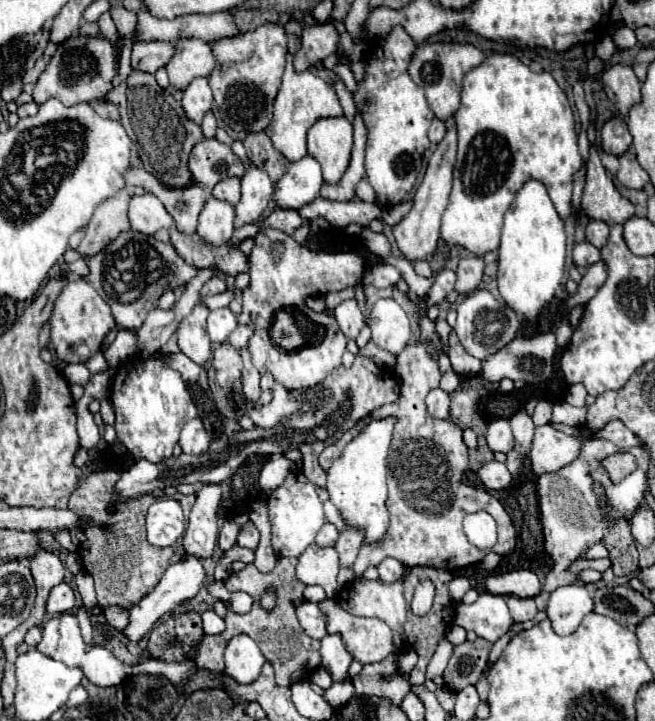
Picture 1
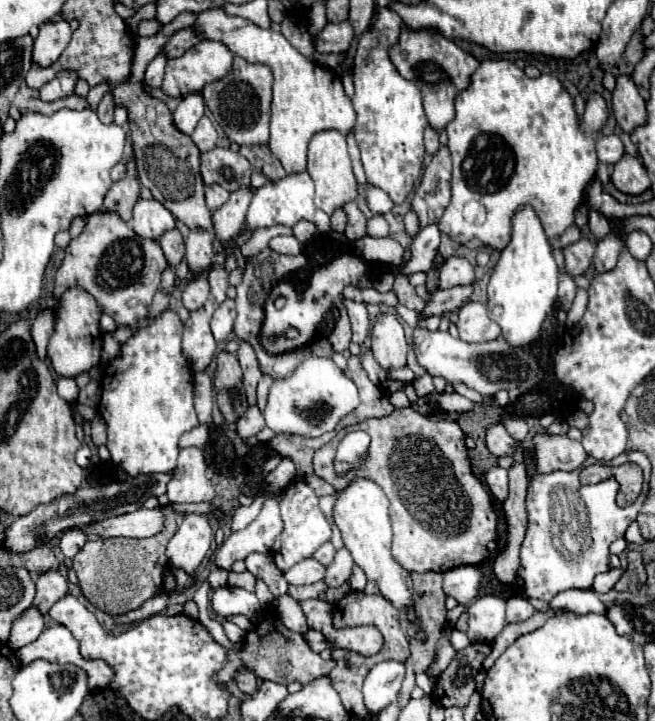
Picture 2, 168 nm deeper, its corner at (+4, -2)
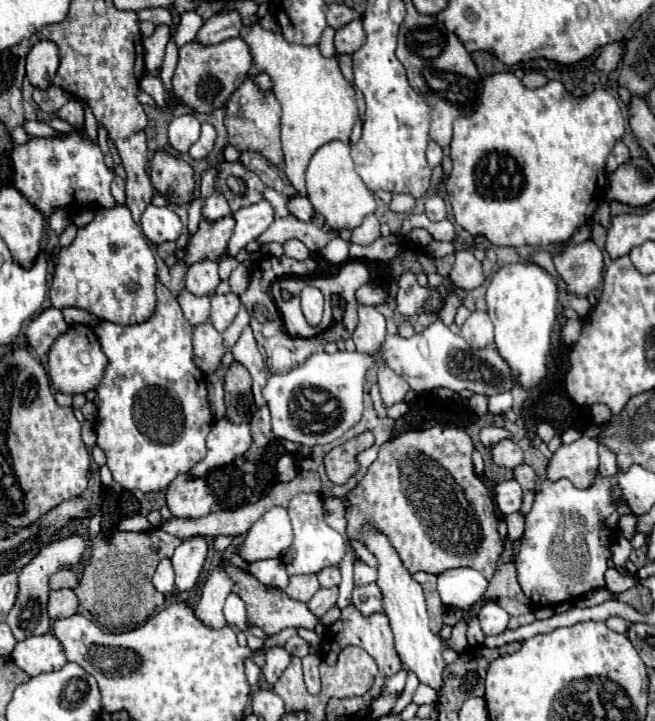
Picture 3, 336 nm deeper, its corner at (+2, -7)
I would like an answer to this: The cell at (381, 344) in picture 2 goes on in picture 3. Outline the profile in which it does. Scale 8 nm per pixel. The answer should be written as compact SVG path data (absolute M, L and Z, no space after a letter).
M386 364L378 366L378 386L386 408L396 402L402 402L406 392L410 390L406 380L402 376L396 376L396 372L392 372L392 368L388 368Z

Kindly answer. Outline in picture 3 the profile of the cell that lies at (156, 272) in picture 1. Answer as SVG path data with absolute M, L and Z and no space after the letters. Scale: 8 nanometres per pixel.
M116 204L114 208L100 208L92 222L78 228L72 244L60 248L50 300L60 310L74 306L114 324L140 324L154 312L154 284L156 260L142 228L124 204Z

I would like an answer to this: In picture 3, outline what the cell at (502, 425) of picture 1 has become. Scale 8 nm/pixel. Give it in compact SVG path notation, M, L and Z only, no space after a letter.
M506 438L506 440L500 440L494 448L492 448L492 460L498 464L498 466L504 466L504 468L516 468L524 462L524 454L520 450L520 446Z

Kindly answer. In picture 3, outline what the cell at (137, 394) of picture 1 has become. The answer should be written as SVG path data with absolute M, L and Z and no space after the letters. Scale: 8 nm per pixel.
M156 282L156 310L146 322L120 326L108 320L100 320L92 330L110 360L94 398L98 408L96 444L104 450L108 458L106 466L124 490L160 492L168 488L168 484L178 474L188 472L192 464L206 456L206 434L214 422L208 404L206 378L192 360L192 326L188 320L184 320L176 296L162 282Z

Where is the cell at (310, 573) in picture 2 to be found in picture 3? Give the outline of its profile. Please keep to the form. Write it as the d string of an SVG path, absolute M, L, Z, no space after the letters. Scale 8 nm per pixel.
M290 576L290 584L284 588L284 592L298 602L308 602L316 590L320 588L316 576Z

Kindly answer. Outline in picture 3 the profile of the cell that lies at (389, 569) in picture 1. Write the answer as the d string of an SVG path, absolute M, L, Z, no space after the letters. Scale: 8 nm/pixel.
M376 582L366 586L356 586L352 592L352 604L362 612L362 616L370 616L382 612L382 592Z

